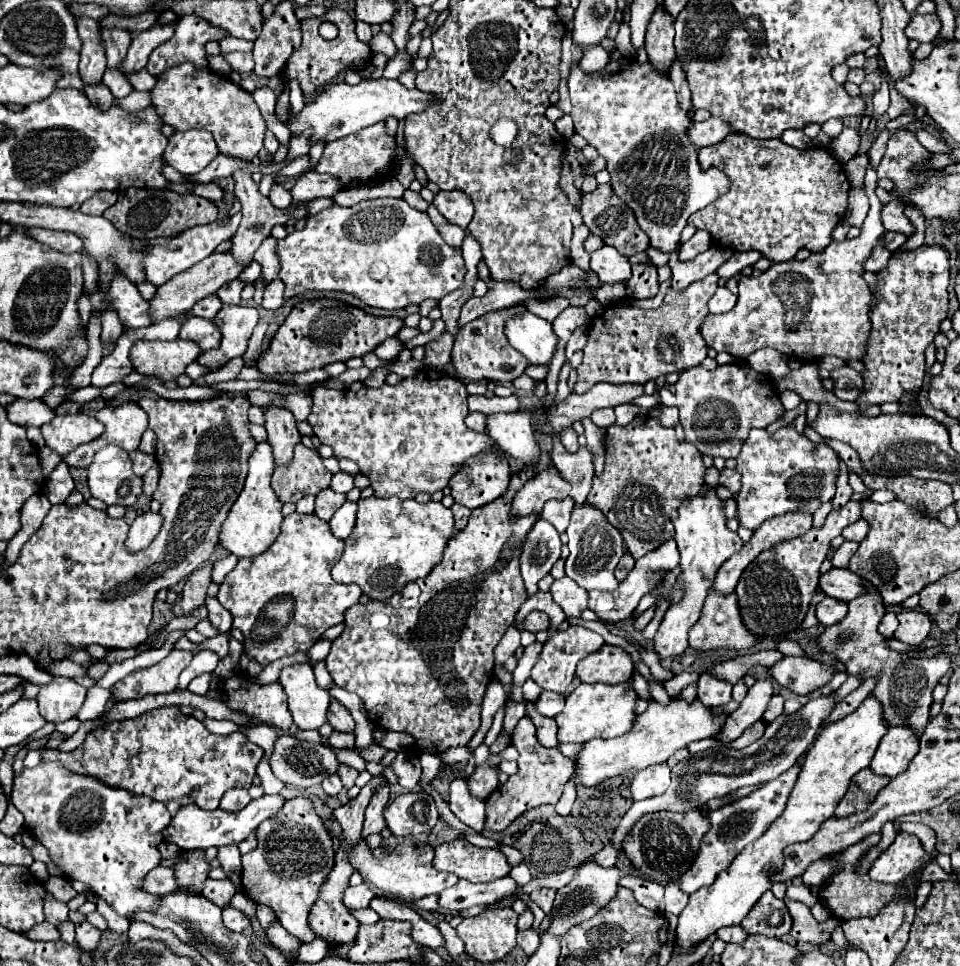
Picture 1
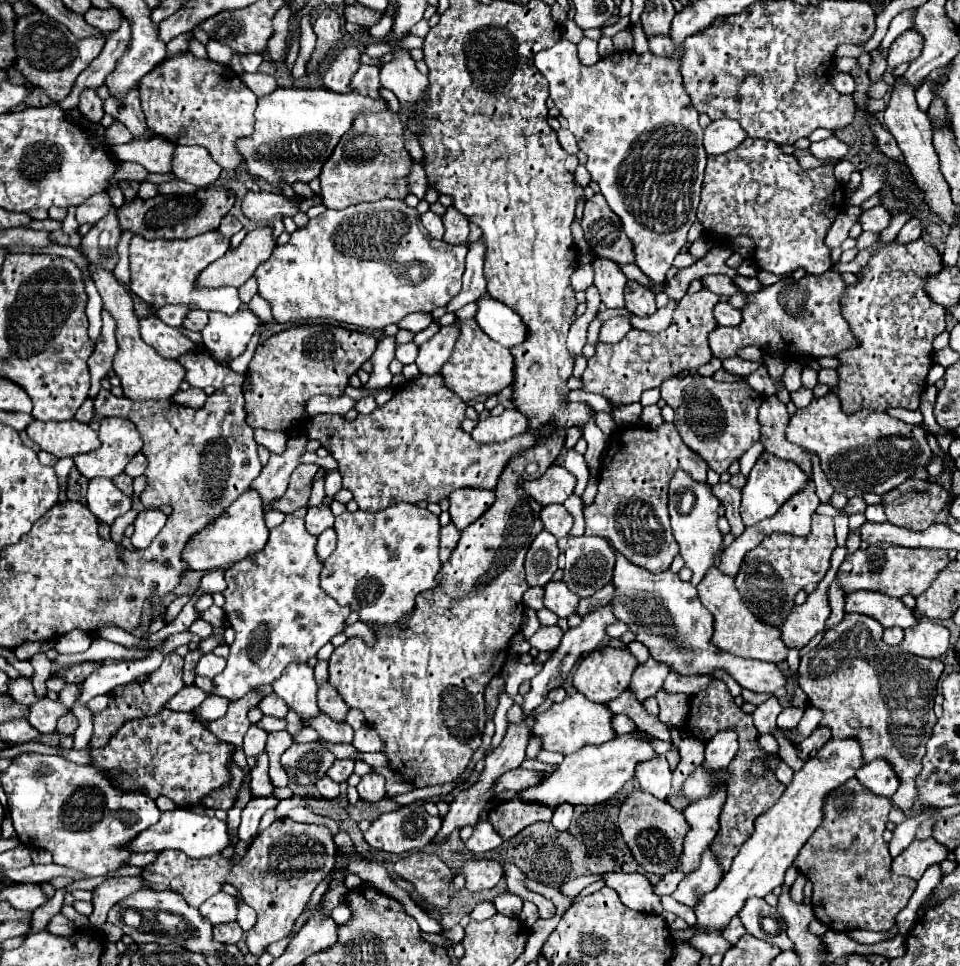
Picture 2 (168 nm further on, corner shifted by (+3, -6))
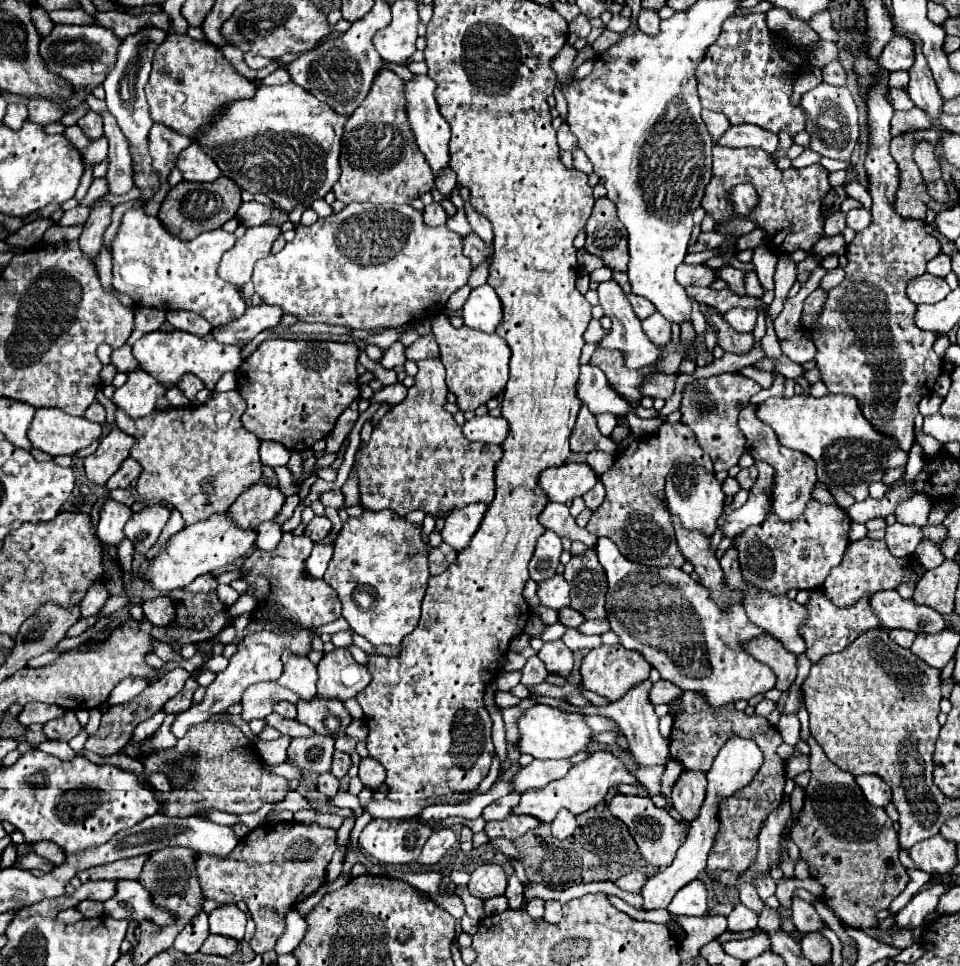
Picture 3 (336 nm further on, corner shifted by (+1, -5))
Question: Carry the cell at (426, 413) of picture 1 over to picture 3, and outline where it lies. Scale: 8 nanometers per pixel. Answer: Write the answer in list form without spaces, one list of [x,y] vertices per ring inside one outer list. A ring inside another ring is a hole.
[[[424,359],[418,363],[418,373],[414,385],[408,389],[404,403],[394,405],[392,411],[384,415],[380,425],[372,431],[368,445],[360,447],[356,453],[356,469],[360,477],[360,499],[372,511],[392,509],[398,515],[410,511],[424,511],[434,519],[450,515],[450,511],[460,509],[472,503],[490,505],[494,499],[494,465],[502,459],[502,447],[486,443],[468,441],[462,433],[462,427],[452,419],[444,409],[446,405],[446,383],[444,383],[444,365],[440,359]]]

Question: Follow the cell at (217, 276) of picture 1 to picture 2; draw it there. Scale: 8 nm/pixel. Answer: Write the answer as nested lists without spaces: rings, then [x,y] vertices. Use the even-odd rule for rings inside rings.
[[[270,226],[256,228],[246,234],[238,248],[230,248],[222,258],[214,260],[202,274],[198,274],[198,286],[222,288],[222,286],[242,286],[254,270],[270,258],[276,242]]]

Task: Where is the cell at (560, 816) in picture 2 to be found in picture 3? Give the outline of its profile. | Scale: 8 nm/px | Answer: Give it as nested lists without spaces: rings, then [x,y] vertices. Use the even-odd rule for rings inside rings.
[[[562,809],[558,815],[556,815],[556,819],[552,821],[552,835],[556,837],[556,839],[566,839],[566,837],[570,837],[572,833],[574,833],[574,829],[576,829],[576,817],[570,813],[570,811],[566,811],[566,809]]]

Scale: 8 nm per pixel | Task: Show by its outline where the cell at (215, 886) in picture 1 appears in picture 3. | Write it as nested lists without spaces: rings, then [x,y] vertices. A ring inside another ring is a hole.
[[[228,903],[222,909],[216,909],[214,913],[208,915],[208,919],[210,919],[212,935],[224,935],[224,937],[230,937],[236,941],[244,939],[246,915],[234,903]]]

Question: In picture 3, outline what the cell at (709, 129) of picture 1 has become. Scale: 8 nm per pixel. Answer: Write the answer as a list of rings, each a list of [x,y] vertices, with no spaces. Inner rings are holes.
[[[734,125],[718,141],[718,145],[724,147],[758,147],[766,153],[774,153],[778,149],[778,143],[780,139],[776,133],[768,133],[756,125]]]

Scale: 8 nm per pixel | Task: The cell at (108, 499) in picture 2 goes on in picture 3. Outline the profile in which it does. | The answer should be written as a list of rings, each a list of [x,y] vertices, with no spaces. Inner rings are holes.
[[[106,501],[100,507],[100,523],[98,523],[98,539],[106,545],[118,545],[124,539],[124,525],[130,519],[132,511],[116,501]]]

